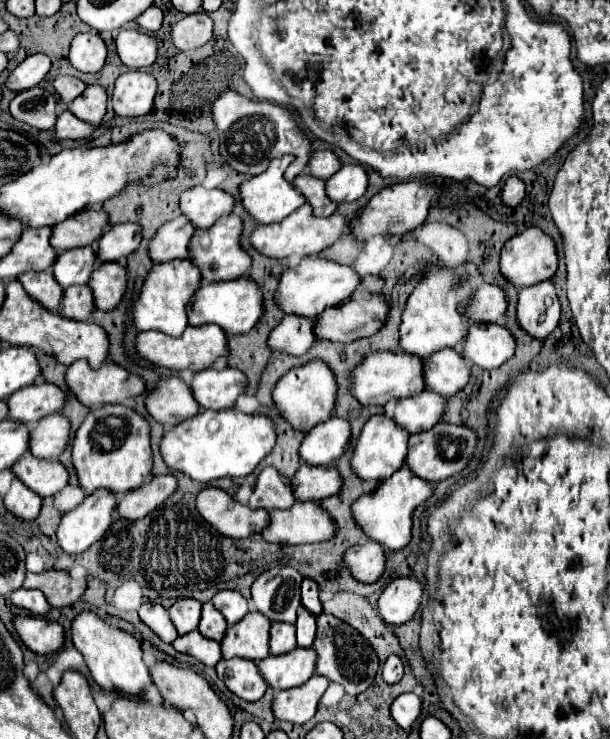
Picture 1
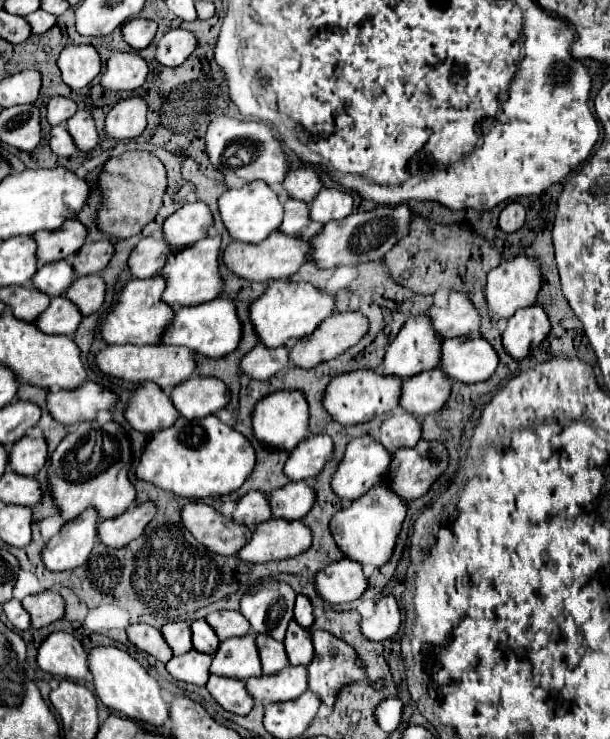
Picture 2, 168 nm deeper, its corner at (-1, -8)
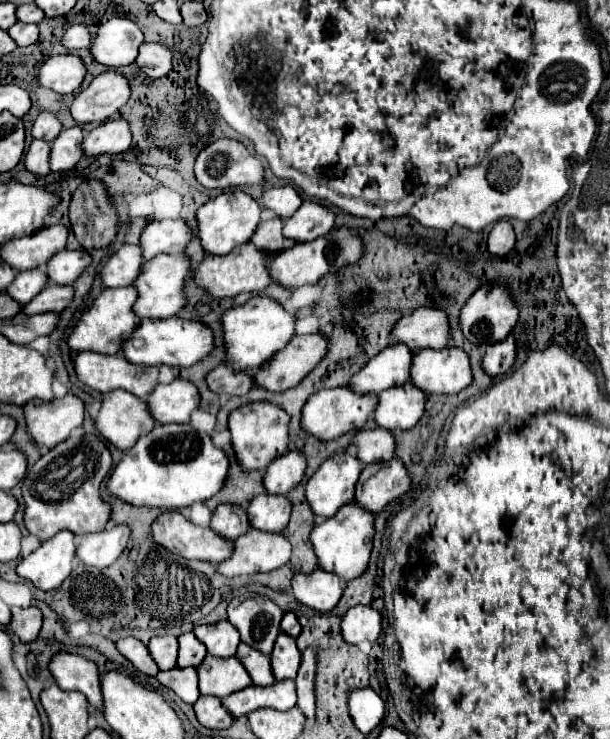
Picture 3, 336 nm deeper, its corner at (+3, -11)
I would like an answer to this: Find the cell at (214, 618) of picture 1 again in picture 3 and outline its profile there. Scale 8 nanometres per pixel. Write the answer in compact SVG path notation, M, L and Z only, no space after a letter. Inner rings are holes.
M183 633L177 637L177 643L179 643L179 657L177 657L177 667L197 667L207 651L205 647L197 641L197 637L193 633Z

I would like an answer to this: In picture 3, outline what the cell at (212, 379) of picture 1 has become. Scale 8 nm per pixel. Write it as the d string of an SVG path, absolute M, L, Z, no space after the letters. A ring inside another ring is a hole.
M185 379L157 385L145 397L145 405L157 423L187 423L193 409L199 407L197 387Z

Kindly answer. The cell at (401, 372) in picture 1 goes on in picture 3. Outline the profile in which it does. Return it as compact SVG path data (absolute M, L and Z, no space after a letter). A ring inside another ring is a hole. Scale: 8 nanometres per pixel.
M349 387L323 389L323 391L313 393L307 399L301 411L301 427L315 439L333 441L349 431L359 431L365 425L367 417L375 411L375 403L377 403L377 395L357 395Z

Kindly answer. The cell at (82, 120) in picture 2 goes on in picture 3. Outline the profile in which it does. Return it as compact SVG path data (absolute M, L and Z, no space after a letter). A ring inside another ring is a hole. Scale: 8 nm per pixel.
M71 127L61 131L61 135L51 143L51 155L49 155L51 173L71 171L83 157L81 143L83 143L81 127Z

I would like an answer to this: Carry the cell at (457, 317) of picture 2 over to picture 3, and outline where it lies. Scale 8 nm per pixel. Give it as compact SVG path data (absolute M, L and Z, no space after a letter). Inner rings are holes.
M421 307L409 315L403 315L395 323L393 343L403 343L411 351L415 349L441 349L449 343L449 321L445 311L437 307Z

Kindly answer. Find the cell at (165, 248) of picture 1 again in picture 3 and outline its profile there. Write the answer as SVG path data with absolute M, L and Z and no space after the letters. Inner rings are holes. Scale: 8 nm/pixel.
M137 245L119 247L101 267L101 283L105 287L133 285L143 265L143 255Z

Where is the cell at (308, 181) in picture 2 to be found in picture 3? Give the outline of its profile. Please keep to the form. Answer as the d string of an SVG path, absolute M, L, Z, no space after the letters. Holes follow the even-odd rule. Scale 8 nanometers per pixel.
M291 185L267 189L263 191L263 197L261 197L261 205L265 209L271 209L279 219L289 219L299 209L301 203L303 201L299 193Z

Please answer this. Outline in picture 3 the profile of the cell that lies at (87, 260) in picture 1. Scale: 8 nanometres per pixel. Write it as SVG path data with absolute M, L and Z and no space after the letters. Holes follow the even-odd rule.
M29 269L29 271L19 271L5 289L5 293L13 295L17 303L29 303L41 289L47 285L47 275L41 269Z

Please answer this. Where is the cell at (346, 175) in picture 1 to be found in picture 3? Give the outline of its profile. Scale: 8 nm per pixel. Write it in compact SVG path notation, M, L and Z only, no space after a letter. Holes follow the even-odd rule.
M303 201L295 215L289 217L287 223L283 223L283 233L295 243L305 243L317 237L325 237L331 231L333 223L335 215L331 209L315 201Z

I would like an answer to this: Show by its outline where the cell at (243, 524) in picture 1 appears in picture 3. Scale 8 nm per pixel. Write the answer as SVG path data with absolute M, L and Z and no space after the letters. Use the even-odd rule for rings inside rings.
M165 511L153 521L151 539L153 539L155 545L163 547L167 553L179 555L183 559L199 559L199 561L209 561L209 563L221 563L233 553L233 543L231 541L219 537L209 527L193 525L189 519L185 519L177 511Z

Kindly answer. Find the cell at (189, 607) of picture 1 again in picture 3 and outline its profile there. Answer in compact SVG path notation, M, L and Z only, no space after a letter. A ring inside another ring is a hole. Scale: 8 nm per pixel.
M153 637L147 645L151 659L155 659L161 671L173 669L177 665L177 639L175 637Z

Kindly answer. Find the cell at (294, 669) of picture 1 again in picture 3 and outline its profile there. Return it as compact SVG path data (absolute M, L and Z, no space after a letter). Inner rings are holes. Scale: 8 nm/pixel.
M289 679L275 681L269 687L249 685L249 687L245 687L245 689L223 699L223 707L233 717L249 715L251 711L257 711L257 709L263 709L263 707L277 709L277 711L289 711L295 703L297 703L295 683L289 681Z

